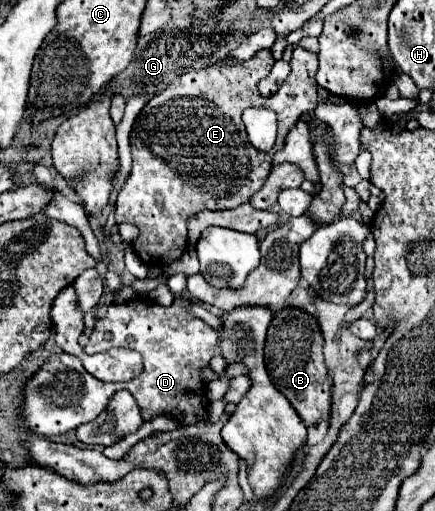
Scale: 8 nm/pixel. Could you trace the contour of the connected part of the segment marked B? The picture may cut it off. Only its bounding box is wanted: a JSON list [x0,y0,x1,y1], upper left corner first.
[265,307,331,427]

